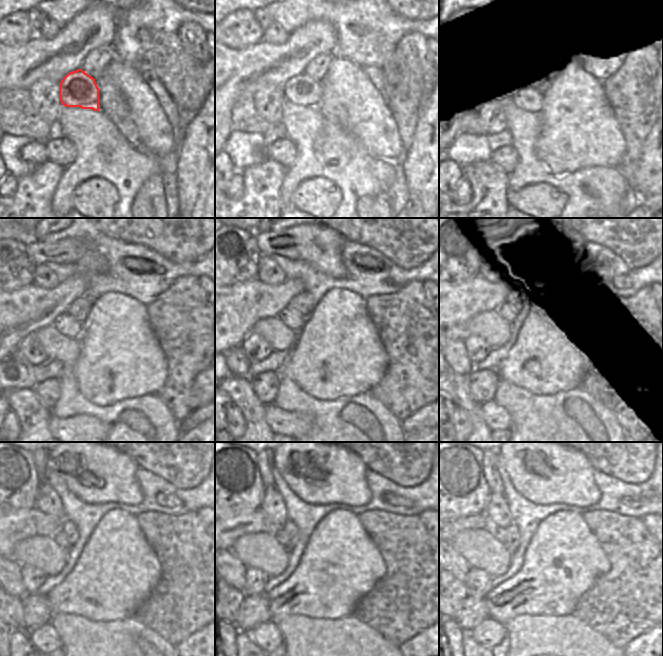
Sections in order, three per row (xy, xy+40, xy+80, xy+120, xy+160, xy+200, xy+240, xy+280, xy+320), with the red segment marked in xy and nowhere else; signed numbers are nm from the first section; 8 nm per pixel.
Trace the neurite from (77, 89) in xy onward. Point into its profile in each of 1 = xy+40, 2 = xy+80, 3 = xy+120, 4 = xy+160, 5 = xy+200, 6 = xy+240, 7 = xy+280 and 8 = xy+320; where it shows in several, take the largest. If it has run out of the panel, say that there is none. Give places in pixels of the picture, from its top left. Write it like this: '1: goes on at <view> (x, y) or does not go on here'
1: goes on at xy+40 (301, 90)
2: goes on at xy+80 (523, 94)
3: goes on at xy+120 (67, 324)
4: goes on at xy+160 (293, 320)
5: goes on at xy+200 (506, 311)
6: goes on at xy+240 (59, 537)
7: goes on at xy+280 (279, 535)
8: goes on at xy+320 (500, 533)

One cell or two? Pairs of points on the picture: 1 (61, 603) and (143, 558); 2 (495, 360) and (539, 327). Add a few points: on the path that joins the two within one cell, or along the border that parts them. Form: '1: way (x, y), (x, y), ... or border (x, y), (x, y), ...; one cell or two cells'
1: way (81, 592), (104, 585), (119, 570), (123, 570); one cell
2: border (521, 327), (515, 343), (497, 368); two cells

